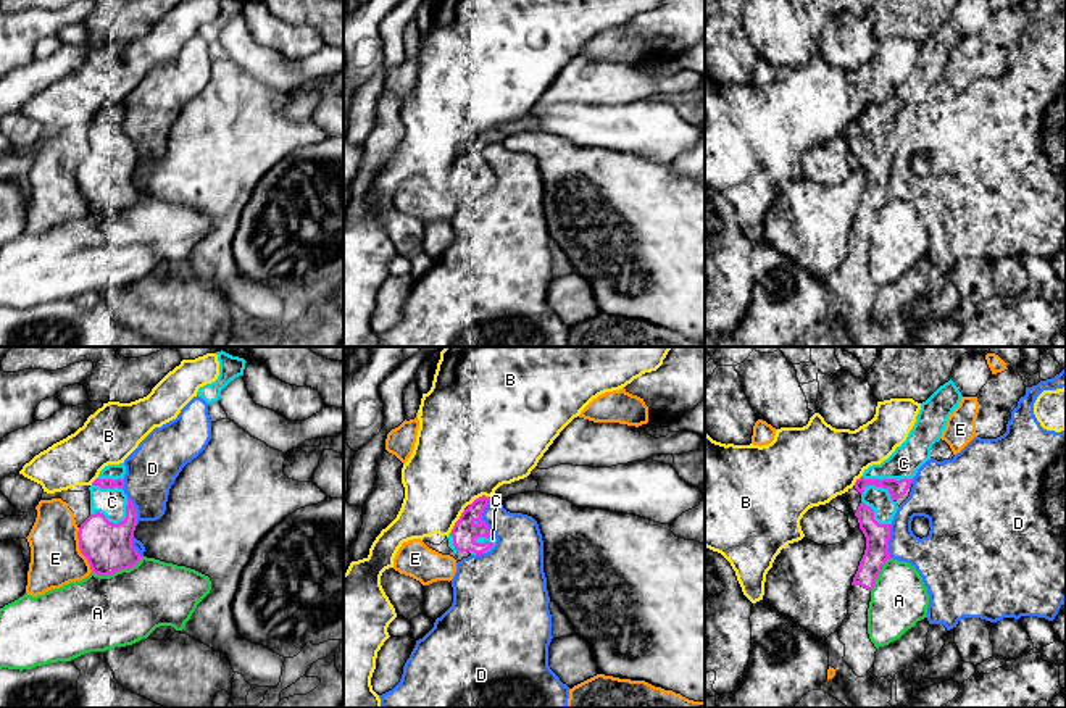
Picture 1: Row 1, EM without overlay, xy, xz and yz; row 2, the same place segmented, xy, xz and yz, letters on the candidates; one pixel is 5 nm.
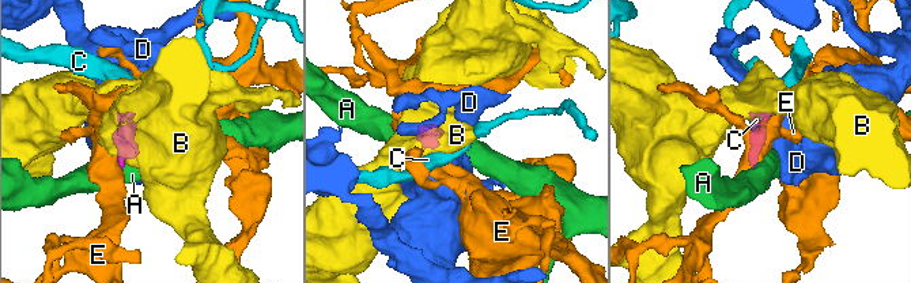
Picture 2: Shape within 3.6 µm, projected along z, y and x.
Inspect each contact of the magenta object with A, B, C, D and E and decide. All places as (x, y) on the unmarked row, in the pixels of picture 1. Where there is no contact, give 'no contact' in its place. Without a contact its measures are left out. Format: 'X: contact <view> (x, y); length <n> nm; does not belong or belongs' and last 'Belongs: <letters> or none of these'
A: contact xy (116, 208); length 260 nm; does not belong
B: contact xz (457, 160); length 150 nm; does not belong
C: contact xy (118, 162); length 200 nm; belongs
D: contact yz (887, 179); length 170 nm; does not belong
E: contact xy (79, 187); length 240 nm; does not belong
Belongs: C

